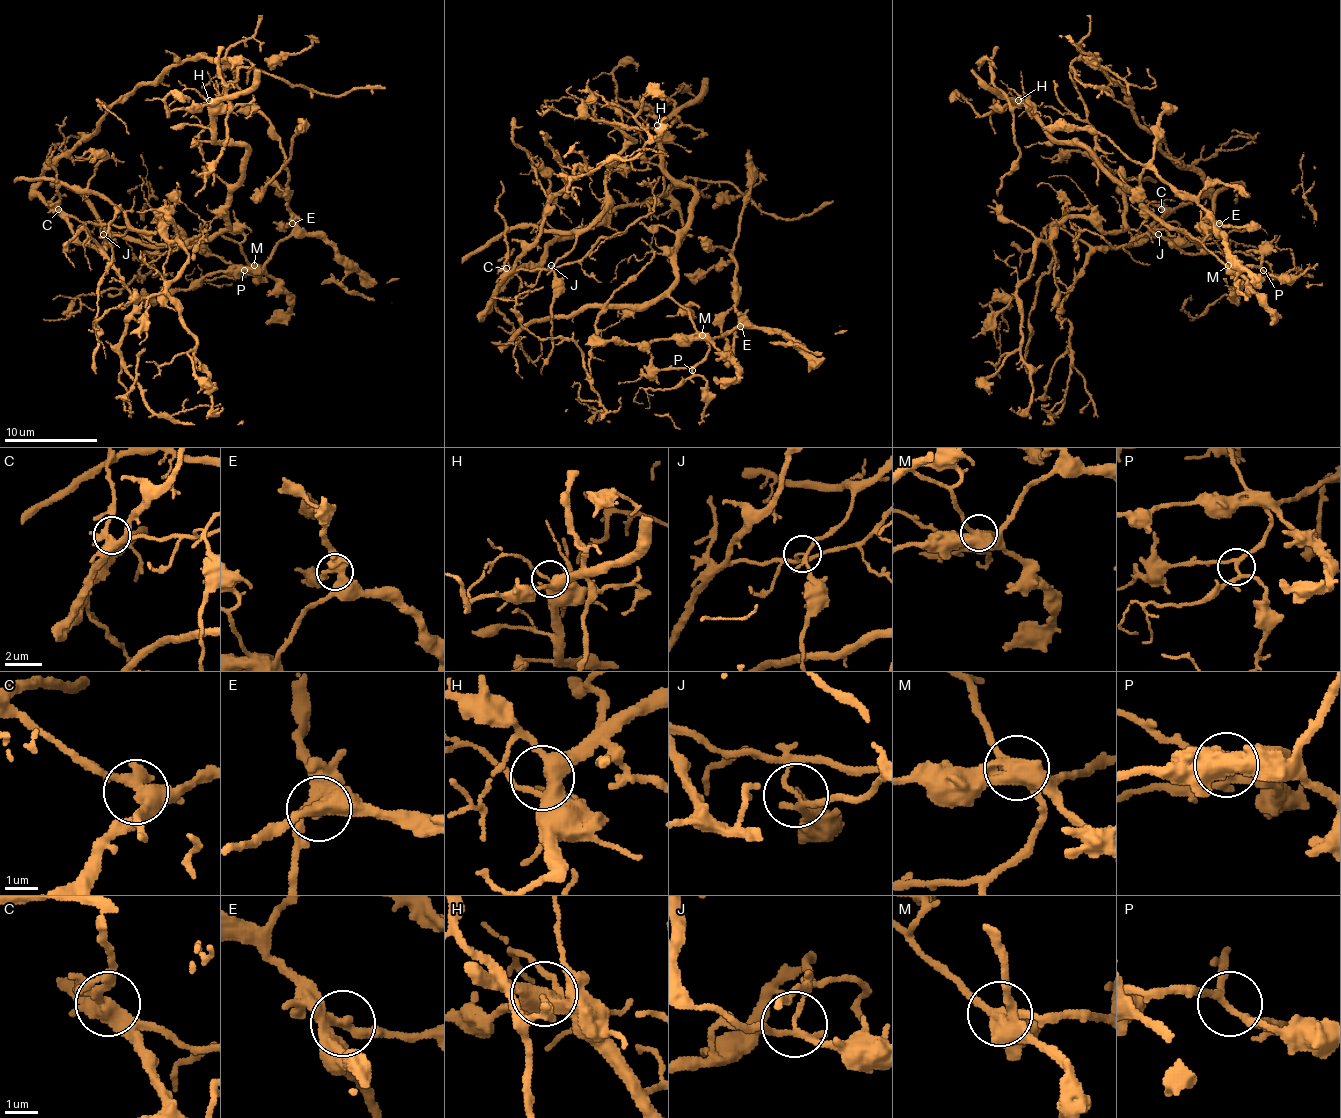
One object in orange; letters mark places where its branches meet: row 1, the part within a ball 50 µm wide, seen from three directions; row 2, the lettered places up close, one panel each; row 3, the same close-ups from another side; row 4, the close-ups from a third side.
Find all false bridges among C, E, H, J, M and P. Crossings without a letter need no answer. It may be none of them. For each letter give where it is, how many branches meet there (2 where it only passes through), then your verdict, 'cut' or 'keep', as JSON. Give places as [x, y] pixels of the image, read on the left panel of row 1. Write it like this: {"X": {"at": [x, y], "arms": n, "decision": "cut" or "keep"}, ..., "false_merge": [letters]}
{"C": {"at": [58, 209], "arms": 4, "decision": "keep"}, "E": {"at": [292, 223], "arms": 3, "decision": "keep"}, "H": {"at": [209, 100], "arms": 4, "decision": "keep"}, "J": {"at": [103, 234], "arms": 4, "decision": "cut"}, "M": {"at": [254, 265], "arms": 4, "decision": "cut"}, "P": {"at": [244, 270], "arms": 4, "decision": "keep"}, "false_merge": ["J", "M"]}

